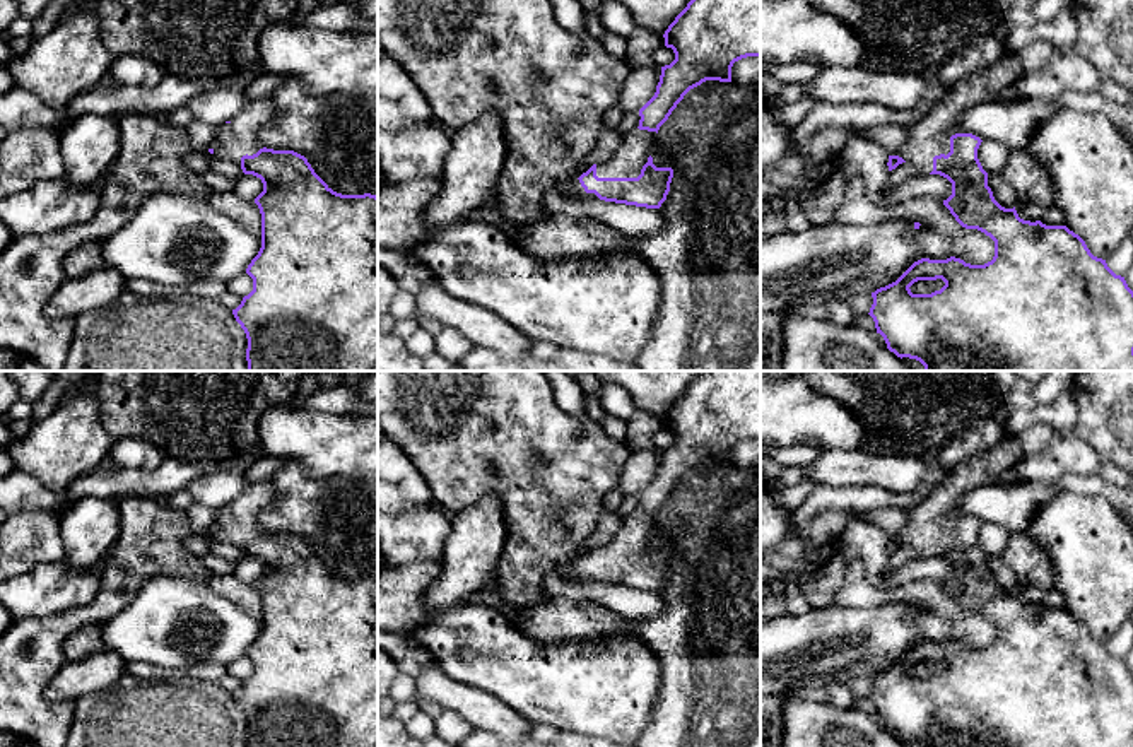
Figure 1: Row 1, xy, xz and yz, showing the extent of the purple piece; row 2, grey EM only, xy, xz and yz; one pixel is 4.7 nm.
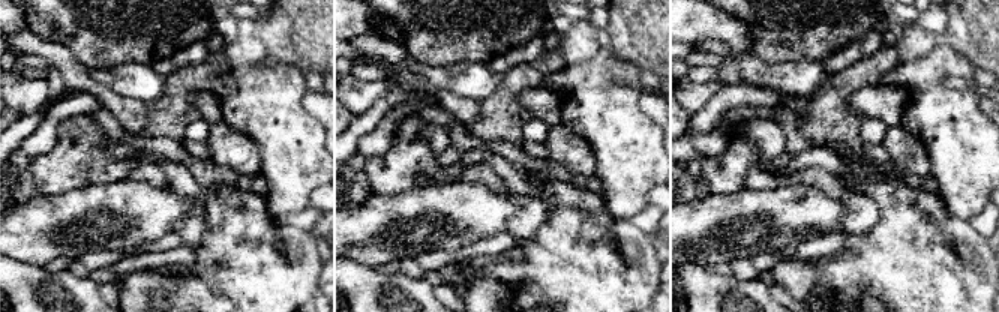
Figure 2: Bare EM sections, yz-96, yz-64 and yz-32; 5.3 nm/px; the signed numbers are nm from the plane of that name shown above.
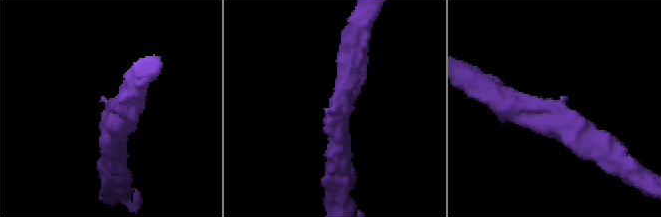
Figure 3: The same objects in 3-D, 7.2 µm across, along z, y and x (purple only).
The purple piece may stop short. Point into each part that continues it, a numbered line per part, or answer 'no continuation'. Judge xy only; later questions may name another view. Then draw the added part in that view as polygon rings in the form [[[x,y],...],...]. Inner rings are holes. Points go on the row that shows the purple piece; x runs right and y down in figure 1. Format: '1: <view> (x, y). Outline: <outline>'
1: xy (231, 141). Outline: [[[272,97],[248,101],[229,123],[219,123],[215,126],[210,145],[214,150],[212,157],[227,159],[241,166],[243,156],[253,156],[263,149],[258,133],[273,120],[275,113]]]

